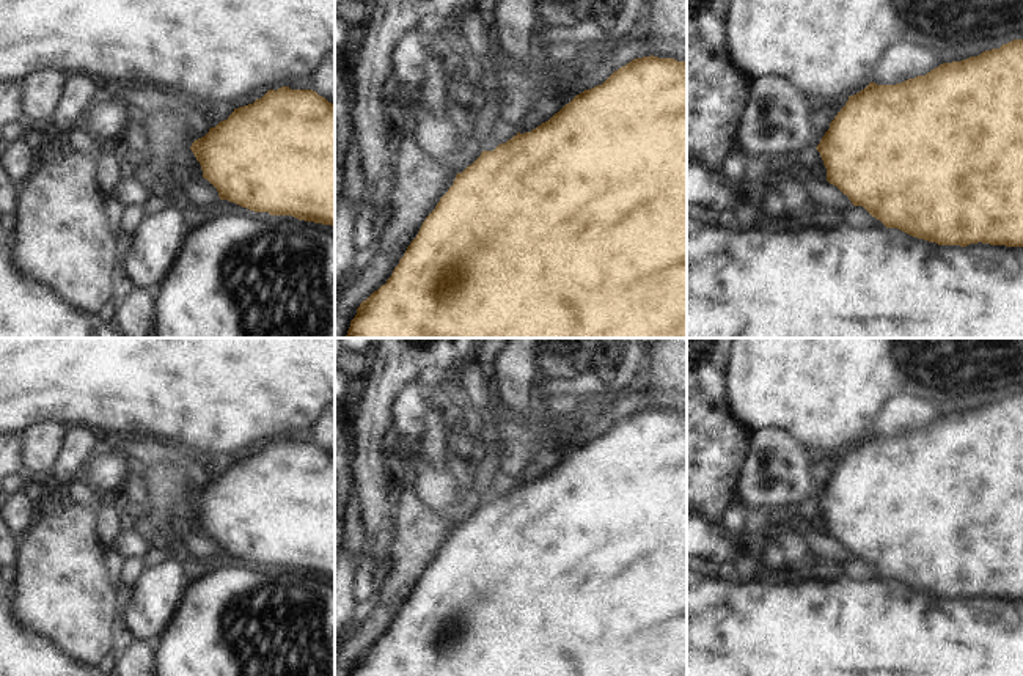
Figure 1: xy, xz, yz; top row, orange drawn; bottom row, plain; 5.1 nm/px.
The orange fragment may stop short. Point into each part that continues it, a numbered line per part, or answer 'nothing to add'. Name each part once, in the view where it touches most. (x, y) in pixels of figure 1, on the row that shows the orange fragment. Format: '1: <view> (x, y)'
nothing to add

